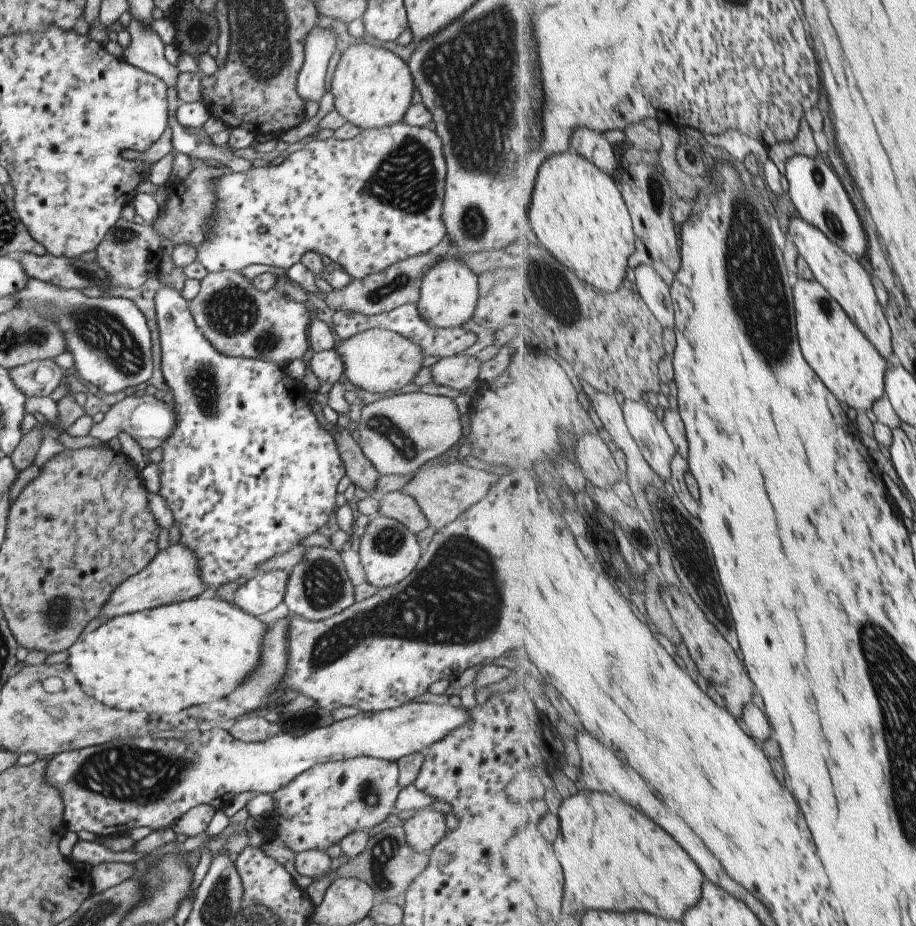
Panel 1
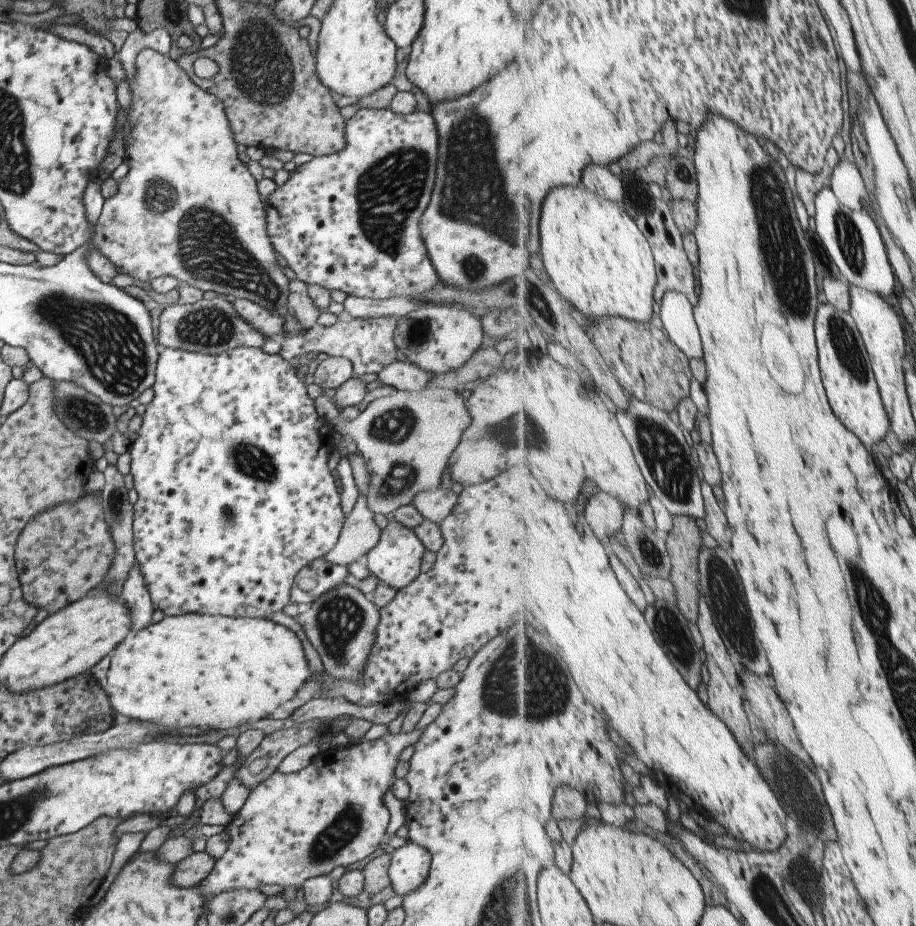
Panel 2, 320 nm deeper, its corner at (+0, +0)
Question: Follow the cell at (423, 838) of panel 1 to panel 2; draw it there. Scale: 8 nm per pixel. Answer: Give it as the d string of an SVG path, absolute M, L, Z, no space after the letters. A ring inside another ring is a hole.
M406 842L406 844L395 849L391 854L391 861L389 863L387 874L390 880L390 886L397 896L403 896L417 890L426 879L430 867L430 854L423 847L415 843Z

